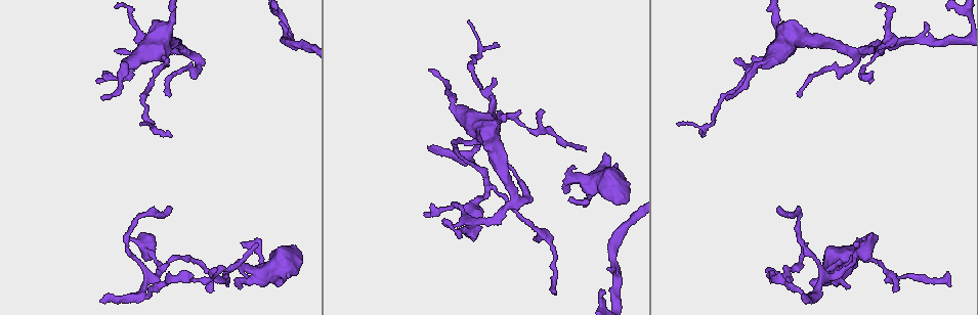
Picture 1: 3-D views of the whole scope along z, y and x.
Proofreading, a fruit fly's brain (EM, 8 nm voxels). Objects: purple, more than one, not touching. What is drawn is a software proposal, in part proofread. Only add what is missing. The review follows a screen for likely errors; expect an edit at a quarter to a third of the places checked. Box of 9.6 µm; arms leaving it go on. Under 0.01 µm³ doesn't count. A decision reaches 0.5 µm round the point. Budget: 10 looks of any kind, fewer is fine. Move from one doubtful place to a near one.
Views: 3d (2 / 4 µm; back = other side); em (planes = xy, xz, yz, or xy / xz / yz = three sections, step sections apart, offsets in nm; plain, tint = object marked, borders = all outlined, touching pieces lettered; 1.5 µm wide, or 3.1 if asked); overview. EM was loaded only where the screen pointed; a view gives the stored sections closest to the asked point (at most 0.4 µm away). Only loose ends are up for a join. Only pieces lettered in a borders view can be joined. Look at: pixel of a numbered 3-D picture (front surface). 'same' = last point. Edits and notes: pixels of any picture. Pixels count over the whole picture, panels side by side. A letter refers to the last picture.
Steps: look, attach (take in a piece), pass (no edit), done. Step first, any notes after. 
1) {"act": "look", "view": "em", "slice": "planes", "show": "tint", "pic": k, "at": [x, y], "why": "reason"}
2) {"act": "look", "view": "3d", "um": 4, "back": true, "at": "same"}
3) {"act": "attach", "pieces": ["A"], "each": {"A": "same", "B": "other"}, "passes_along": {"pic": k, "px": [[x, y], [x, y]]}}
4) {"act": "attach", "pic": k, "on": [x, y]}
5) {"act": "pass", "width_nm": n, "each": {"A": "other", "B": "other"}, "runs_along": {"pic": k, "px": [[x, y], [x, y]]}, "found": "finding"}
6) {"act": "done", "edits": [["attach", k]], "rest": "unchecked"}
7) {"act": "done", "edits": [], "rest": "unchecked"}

{"act": "look", "view": "3d", "um": 2, "pic": 1, "at": [808, 243], "why": "branch stops here"}

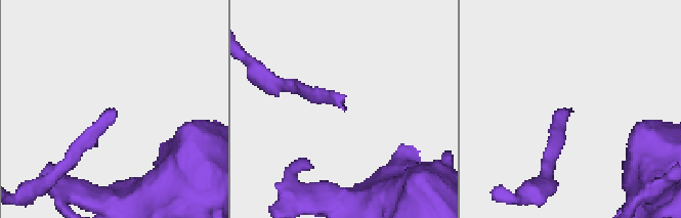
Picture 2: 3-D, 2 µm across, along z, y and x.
{"act": "look", "view": "em", "slice": "yz", "step": 8, "show": "borders", "pic": 2, "at": [342, 110]}

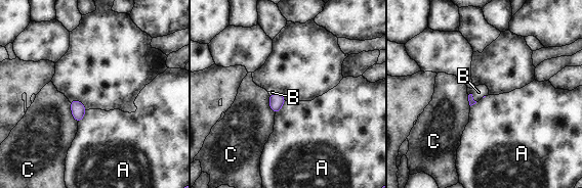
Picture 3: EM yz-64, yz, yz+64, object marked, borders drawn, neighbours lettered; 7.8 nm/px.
{"act": "look", "view": "em", "slice": "planes", "show": "borders", "at": "same"}

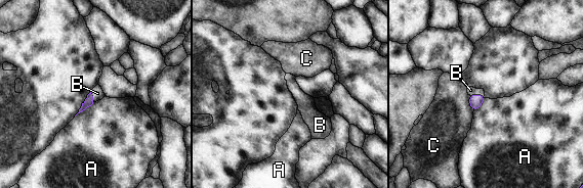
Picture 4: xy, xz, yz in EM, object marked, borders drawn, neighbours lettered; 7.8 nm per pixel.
{"act": "attach", "pieces": ["B"], "each": {"A": "other", "B": "same", "C": "other"}, "found": "the neuron continues"}

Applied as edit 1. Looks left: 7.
{"act": "look", "view": "em", "slice": "xz", "step": 8, "show": "tint", "pic": 1, "at": [804, 301], "why": "branch stops here"}

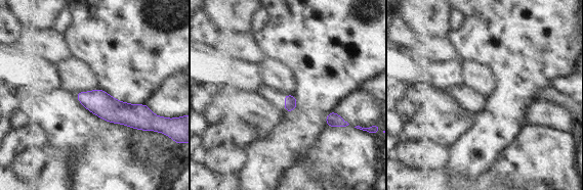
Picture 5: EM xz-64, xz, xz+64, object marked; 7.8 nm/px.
{"act": "look", "view": "em", "slice": "planes", "show": "borders", "at": "same", "why": "cut it another way"}

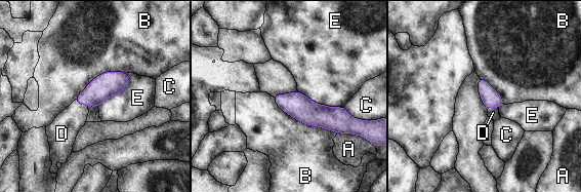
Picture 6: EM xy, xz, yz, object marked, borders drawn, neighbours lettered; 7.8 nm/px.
{"act": "attach", "pieces": ["D"], "longest_contact_nm": ["B", 600], "each": {"A": "other", "B": "other", "C": "other", "D": "same", "E": "other"}, "found": "the neuron continues"}

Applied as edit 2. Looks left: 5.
{"act": "look", "view": "overview", "why": "redraw"}

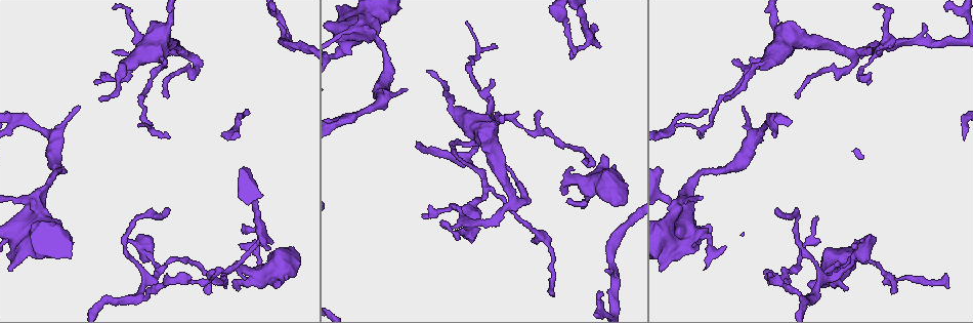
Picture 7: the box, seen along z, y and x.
{"act": "look", "view": "em", "slice": "planes", "show": "tint", "pic": 7, "at": [877, 52], "why": "an open end"}

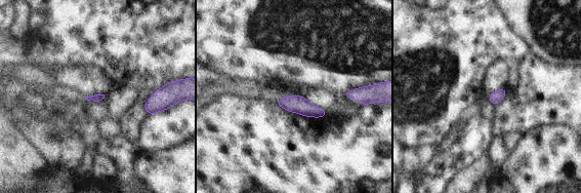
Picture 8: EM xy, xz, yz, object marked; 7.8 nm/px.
{"act": "look", "view": "em", "slice": "planes", "show": "borders", "at": "same"}

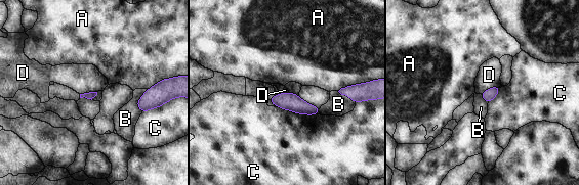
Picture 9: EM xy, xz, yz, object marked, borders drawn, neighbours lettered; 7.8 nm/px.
{"act": "pass", "each": {"A": "other", "B": "other", "C": "other", "D": "other"}, "runs_along": {"pic": 9, "px": [[272, 99], [317, 110]]}, "found": "none of them fits"}

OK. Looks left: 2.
{"act": "look", "view": "em", "slice": "planes", "show": "borders", "pic": 7, "at": [924, 23], "why": "thin end"}

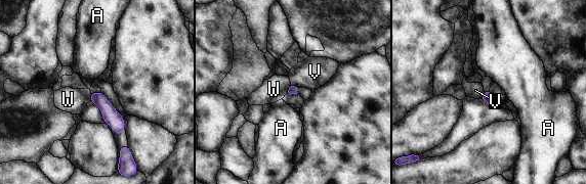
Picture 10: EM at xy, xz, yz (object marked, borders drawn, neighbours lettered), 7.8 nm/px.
{"act": "pass", "each": {"A": "other", "V": "other", "W": "other"}, "runs_along": {"pic": 10, "px": [[92, 95], [116, 121], [118, 131]]}, "found": "no lettered piece goes on from it"}

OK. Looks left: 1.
{"act": "done", "edits": [["attach", 4], ["attach", 6]], "rest": "unchecked"}

